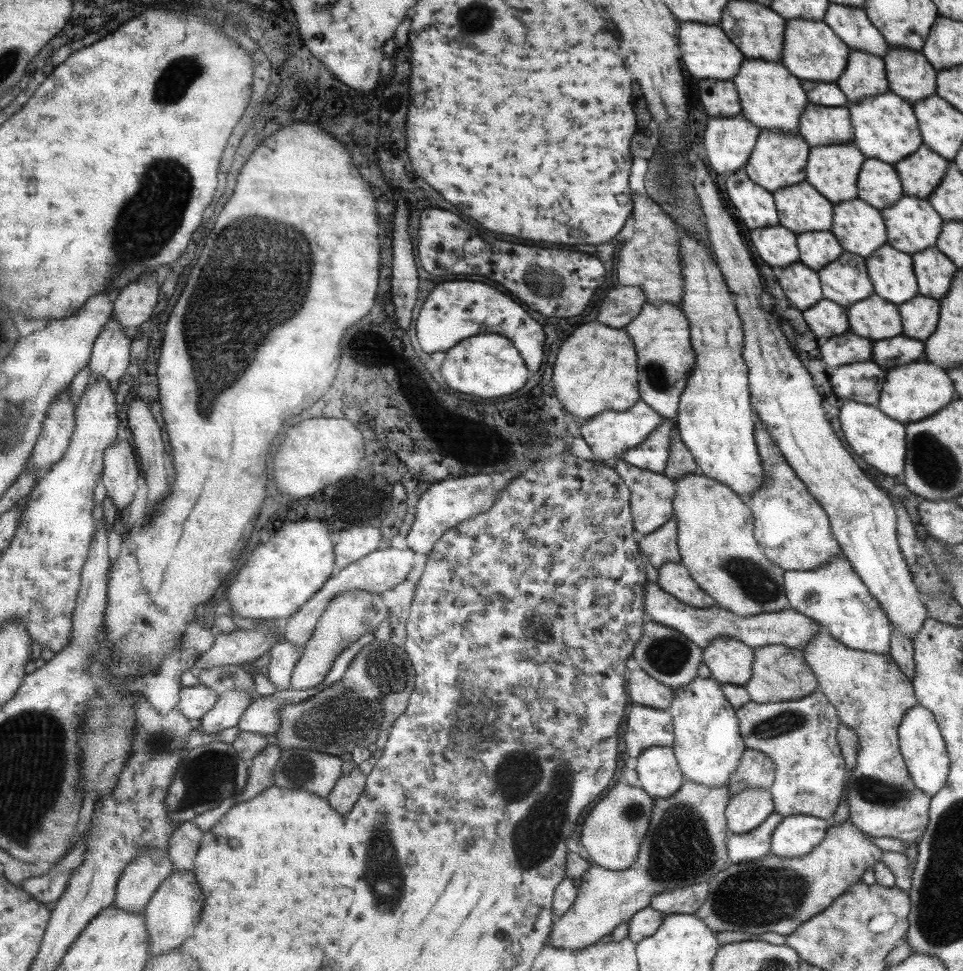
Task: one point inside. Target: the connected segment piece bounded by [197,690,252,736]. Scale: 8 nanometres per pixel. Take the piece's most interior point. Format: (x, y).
(226, 713)

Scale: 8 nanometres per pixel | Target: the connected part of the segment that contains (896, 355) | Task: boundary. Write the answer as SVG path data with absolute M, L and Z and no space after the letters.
M890 338L874 344L874 362L886 368L898 368L916 362L924 354L924 344L912 338Z

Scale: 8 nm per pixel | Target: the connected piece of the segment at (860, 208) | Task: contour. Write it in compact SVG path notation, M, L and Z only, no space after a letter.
M862 200L840 202L838 222L832 233L840 240L845 251L871 256L882 244L886 244L886 226L880 210Z

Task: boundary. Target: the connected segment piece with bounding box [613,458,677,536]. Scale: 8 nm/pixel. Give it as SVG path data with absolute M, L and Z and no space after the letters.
M621 458L613 469L617 470L617 473L625 479L626 484L629 486L632 494L630 502L632 503L633 517L635 518L634 526L636 526L640 536L654 533L672 520L674 515L673 500L677 496L676 482L673 479L664 474L632 466Z

